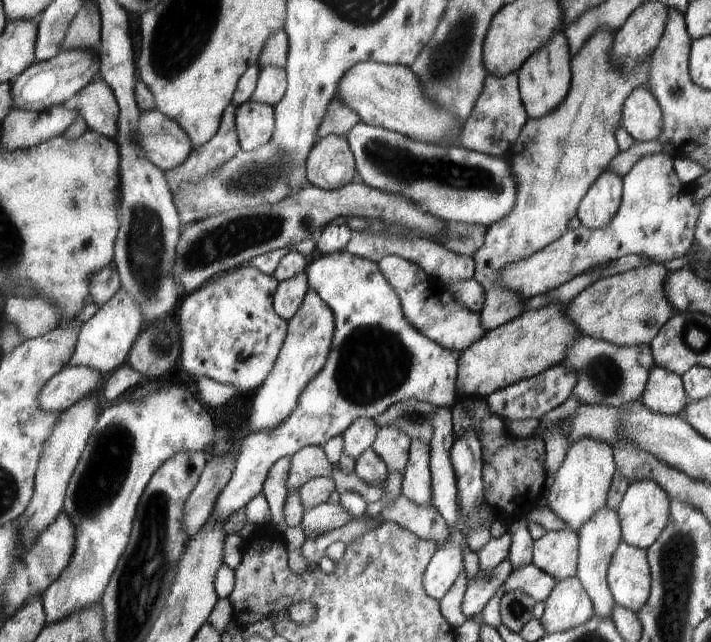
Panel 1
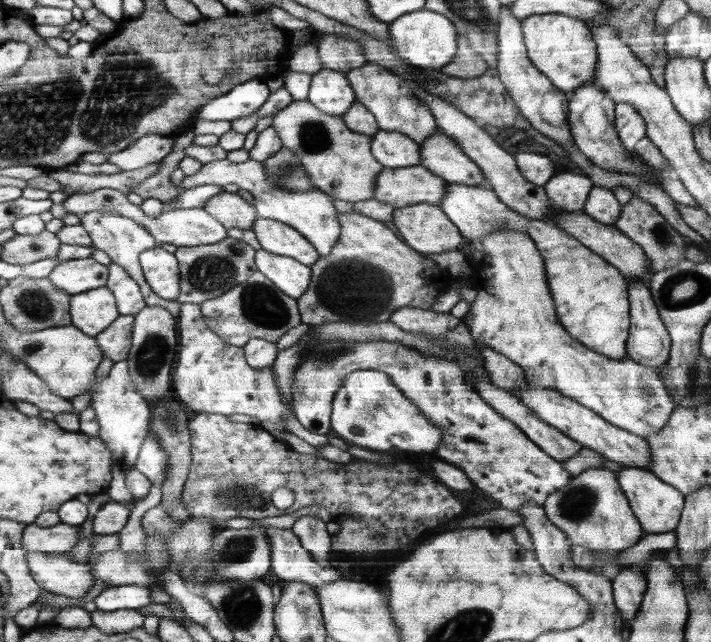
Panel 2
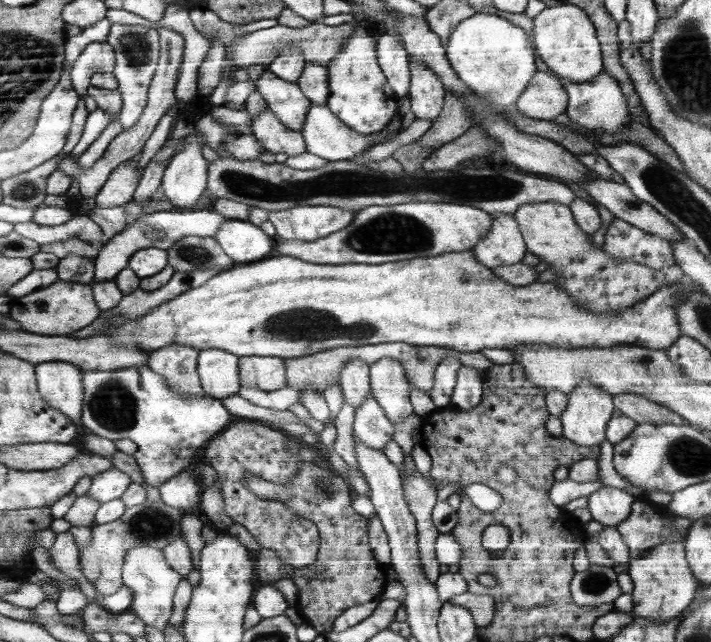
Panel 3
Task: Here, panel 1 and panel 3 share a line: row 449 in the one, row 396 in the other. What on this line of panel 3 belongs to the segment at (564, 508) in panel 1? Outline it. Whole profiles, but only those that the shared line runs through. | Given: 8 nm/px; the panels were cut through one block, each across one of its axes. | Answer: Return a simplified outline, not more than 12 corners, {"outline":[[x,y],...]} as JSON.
{"outline":[[584,380],[560,414],[563,436],[608,440],[613,395]]}

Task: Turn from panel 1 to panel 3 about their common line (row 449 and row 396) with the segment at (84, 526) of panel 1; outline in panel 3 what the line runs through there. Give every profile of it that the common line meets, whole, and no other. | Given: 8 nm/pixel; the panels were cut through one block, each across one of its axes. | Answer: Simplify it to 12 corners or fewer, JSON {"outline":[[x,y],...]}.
{"outline":[[147,365],[88,371],[83,423],[129,438],[148,485],[230,422]]}

